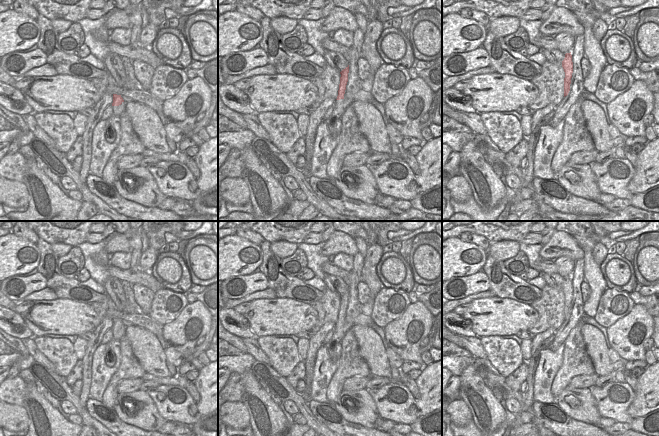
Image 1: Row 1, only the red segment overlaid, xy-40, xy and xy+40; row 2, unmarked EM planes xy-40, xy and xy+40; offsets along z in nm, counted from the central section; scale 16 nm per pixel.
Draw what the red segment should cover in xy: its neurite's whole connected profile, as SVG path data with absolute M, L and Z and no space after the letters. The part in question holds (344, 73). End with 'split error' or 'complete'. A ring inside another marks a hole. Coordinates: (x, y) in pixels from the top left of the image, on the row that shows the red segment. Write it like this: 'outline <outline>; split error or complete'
outline M349 65L340 72L341 74L340 84L339 84L338 96L336 100L344 99L346 85L348 82L348 73L349 73Z; complete

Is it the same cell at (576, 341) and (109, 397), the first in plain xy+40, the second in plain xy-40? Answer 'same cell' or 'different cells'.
same cell

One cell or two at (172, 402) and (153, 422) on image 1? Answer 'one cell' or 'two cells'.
two cells

